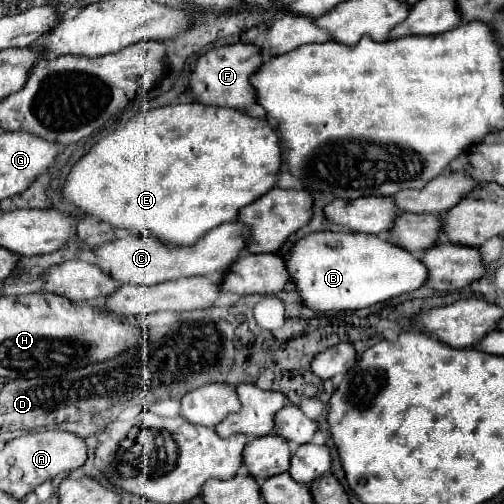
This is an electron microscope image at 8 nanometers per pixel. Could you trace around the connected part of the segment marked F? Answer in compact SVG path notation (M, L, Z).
M233 44L213 48L197 60L197 66L189 78L189 90L195 102L211 106L231 106L231 108L249 108L257 102L257 94L251 86L251 76L259 72L263 64L261 48L255 44Z

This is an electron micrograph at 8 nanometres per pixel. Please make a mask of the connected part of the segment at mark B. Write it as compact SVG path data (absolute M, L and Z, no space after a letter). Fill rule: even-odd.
M315 232L293 246L285 264L303 302L321 312L367 308L399 294L413 292L429 278L419 256L375 234Z

